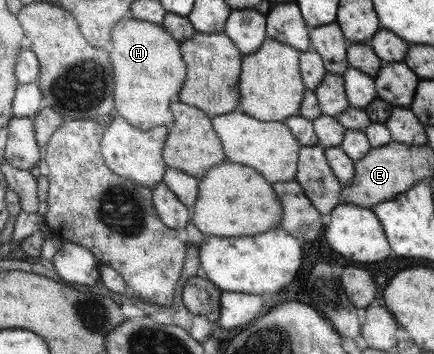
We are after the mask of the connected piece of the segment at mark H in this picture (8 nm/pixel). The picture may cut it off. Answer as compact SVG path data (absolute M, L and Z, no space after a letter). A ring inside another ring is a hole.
M130 17L120 20L110 32L106 51L115 61L115 109L131 126L140 130L153 129L157 126L168 130L174 125L174 115L170 113L171 97L177 98L182 84L186 81L186 62L182 60L181 45L164 31L162 26L138 21Z

